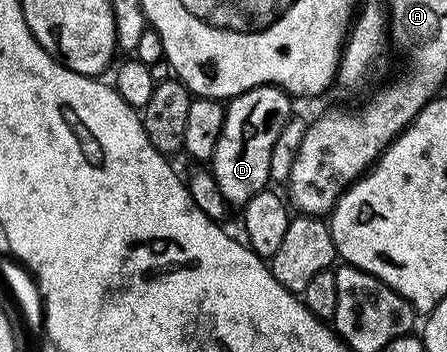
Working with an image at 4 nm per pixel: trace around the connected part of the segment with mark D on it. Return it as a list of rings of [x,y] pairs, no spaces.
[[[263,84],[246,90],[227,101],[222,122],[222,134],[218,134],[218,146],[210,161],[210,171],[222,198],[230,206],[243,206],[248,200],[269,187],[270,154],[274,154],[274,142],[278,134],[292,120],[293,97],[274,84]]]

